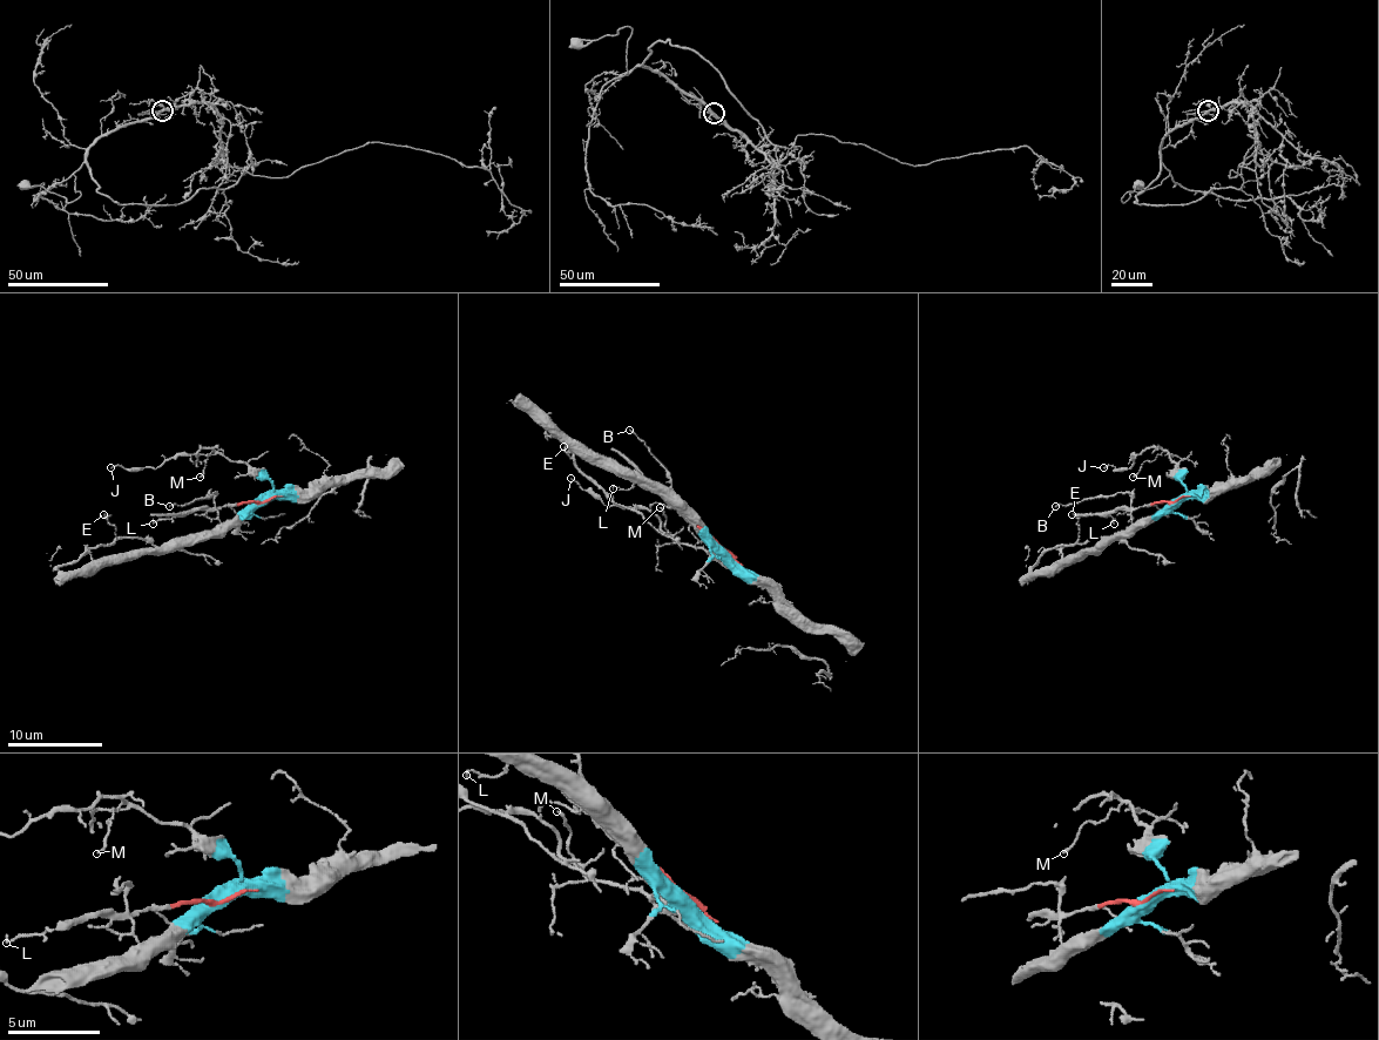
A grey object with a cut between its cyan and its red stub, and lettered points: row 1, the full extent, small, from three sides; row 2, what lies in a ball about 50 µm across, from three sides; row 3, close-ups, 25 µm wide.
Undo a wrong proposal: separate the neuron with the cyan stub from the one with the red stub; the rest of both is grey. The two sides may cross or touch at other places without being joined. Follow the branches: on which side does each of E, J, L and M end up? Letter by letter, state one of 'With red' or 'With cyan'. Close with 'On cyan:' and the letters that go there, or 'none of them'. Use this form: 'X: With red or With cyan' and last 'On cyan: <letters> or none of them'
E: With cyan
J: With cyan
L: With red
M: With cyan
On cyan: E, J, M

